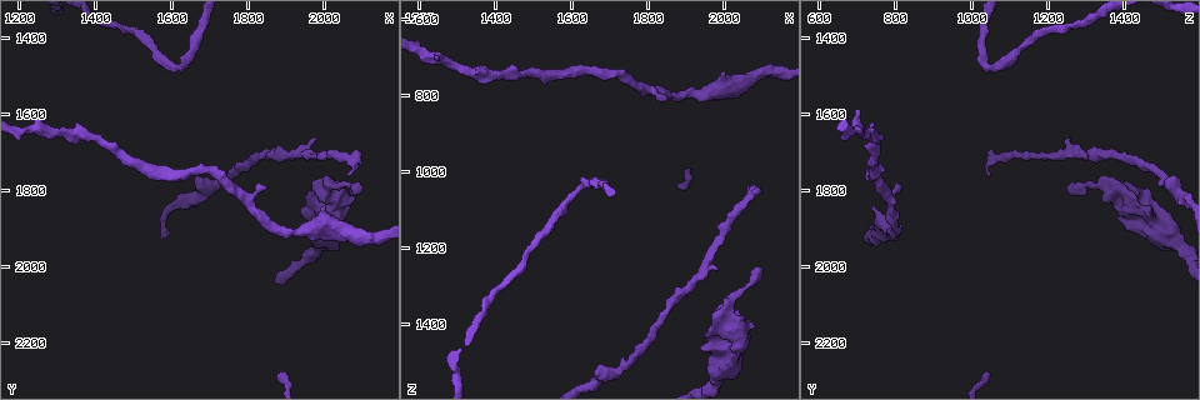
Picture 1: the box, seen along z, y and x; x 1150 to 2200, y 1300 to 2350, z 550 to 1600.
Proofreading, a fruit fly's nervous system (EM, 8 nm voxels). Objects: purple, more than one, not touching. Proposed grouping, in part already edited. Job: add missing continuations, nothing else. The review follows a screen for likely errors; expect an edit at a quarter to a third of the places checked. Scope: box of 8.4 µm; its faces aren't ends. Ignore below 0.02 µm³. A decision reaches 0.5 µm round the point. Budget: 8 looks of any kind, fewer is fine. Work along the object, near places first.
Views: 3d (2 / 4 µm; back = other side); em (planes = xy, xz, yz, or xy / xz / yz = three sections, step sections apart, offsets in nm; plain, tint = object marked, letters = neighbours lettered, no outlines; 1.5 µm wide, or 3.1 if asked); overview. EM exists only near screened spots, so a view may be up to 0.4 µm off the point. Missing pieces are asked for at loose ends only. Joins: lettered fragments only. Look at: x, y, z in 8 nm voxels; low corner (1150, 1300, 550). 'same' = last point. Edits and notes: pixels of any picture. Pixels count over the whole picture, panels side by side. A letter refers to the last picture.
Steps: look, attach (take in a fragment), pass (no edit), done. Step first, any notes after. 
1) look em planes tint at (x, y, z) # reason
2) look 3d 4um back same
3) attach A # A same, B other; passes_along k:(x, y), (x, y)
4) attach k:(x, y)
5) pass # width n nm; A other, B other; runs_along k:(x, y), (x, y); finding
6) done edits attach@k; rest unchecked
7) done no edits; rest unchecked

look 3d 2um at (1845, 1795, 805) # branch stops here

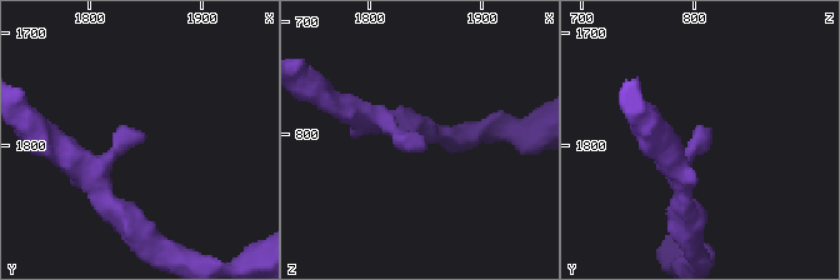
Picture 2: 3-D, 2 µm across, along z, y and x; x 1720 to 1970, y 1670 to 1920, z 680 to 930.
look em xz step 4 tint at (1852, 1790, 810) # need the tissue

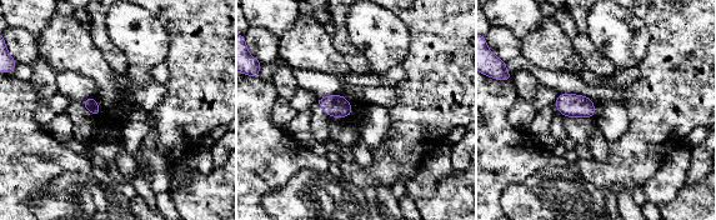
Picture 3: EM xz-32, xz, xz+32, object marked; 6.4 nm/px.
look em planes letters same # cut it another way

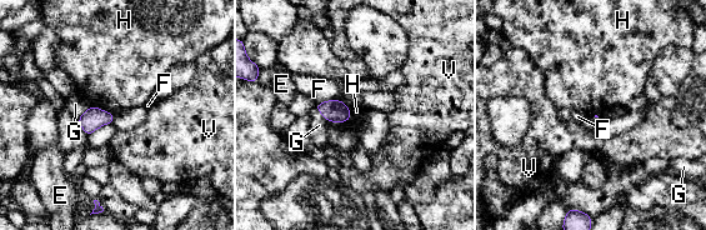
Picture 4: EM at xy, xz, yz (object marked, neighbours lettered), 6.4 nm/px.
pass # E other, F other, G other, H other, V other; no lettered fragment goes on from it

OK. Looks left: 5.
look 3d 2um at (2070, 1765, 1055)

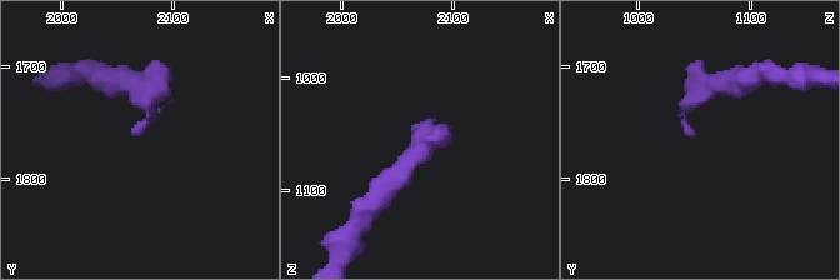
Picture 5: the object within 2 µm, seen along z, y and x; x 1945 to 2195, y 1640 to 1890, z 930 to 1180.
look em yz step 4 letters at (2064, 1760, 1050)

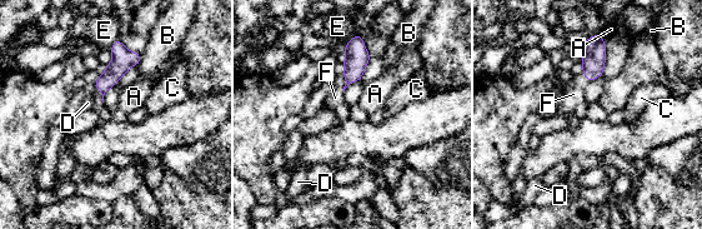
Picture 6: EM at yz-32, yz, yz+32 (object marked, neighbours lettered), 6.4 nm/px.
look em planes letters same # cut it another way

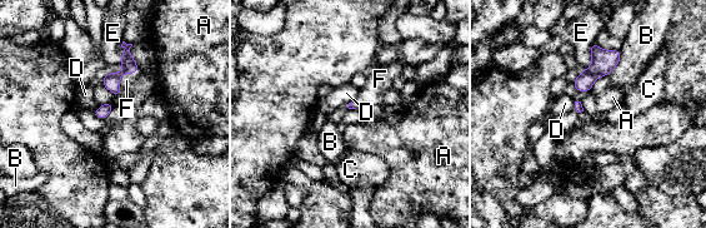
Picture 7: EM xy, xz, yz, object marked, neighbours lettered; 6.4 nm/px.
attach F # longest_contact E 200 nm; A other, B other, C other, D other, E other, F same; it goes on there

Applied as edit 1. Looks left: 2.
look em planes tint at (1935, 1850, 1465) # branch stops here

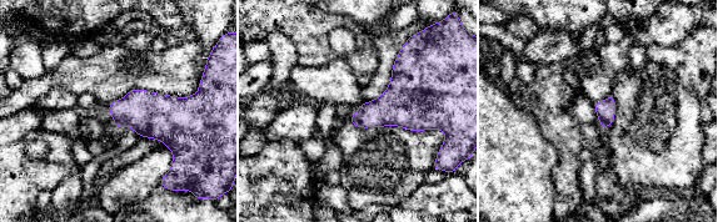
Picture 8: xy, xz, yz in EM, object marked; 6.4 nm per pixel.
look em planes letters same # what lies round it

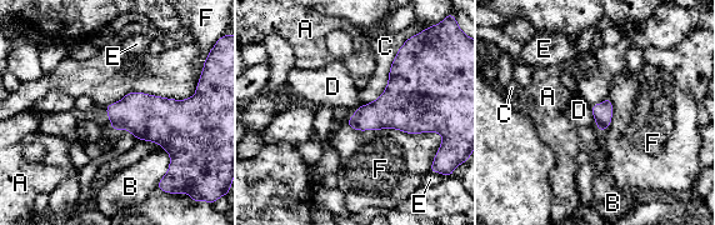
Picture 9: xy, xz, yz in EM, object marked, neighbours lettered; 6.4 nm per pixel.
pass # A other, B other, C other, D other, E other, F other; none of them fits

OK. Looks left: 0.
done edits attach@7; rest unchecked

